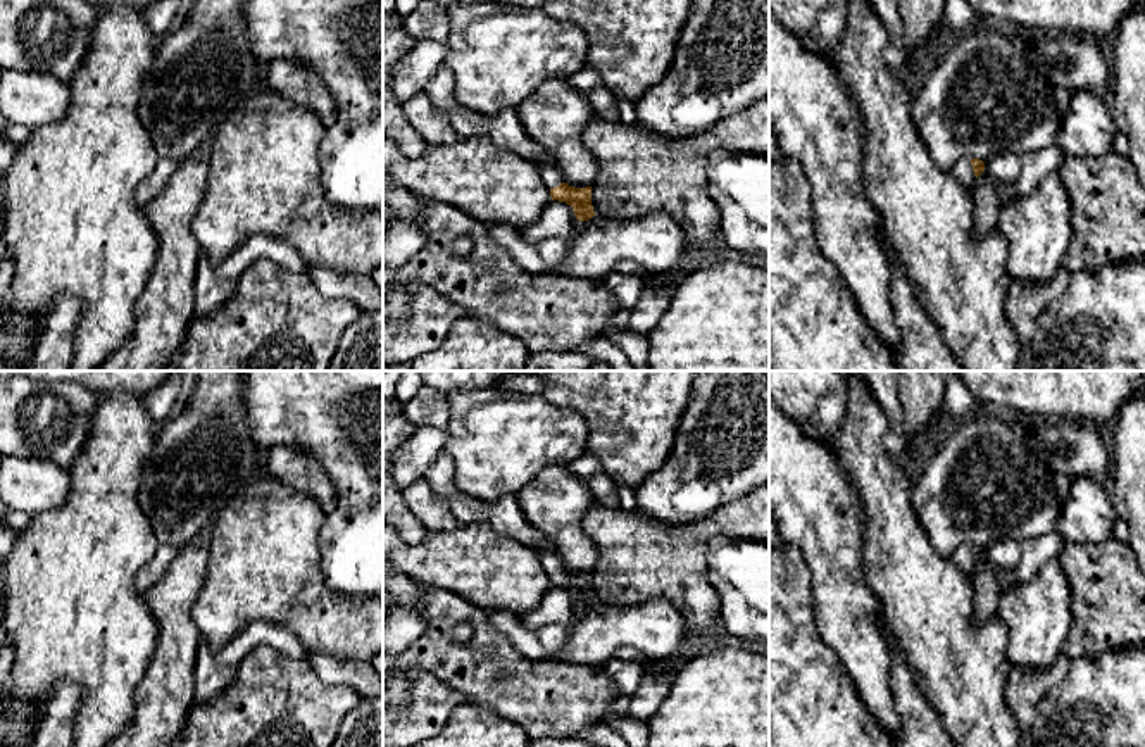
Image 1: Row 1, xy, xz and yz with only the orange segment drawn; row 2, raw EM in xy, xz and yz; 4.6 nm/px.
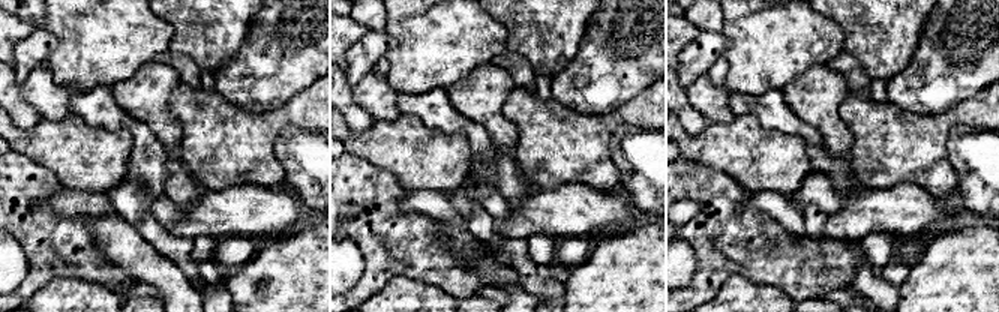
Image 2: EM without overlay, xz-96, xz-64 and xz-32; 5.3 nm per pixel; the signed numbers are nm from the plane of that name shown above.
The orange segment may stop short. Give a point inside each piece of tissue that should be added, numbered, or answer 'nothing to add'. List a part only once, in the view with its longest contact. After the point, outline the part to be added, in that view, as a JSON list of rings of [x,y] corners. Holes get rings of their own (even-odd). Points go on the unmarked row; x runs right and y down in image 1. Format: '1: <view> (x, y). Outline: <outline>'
1: yz (963, 556). Outline: [[[960,545],[952,556],[950,559],[960,568],[960,571],[973,578],[974,571],[976,571],[976,562],[971,552],[971,545]]]

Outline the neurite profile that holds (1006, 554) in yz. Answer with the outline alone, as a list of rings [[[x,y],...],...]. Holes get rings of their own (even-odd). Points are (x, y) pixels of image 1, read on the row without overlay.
[[[1012,538],[997,542],[985,549],[985,557],[997,568],[1005,578],[1009,578],[1023,559],[1023,543]]]

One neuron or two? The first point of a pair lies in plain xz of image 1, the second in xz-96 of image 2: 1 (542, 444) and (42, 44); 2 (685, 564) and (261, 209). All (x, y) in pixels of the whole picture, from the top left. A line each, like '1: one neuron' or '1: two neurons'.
1: two neurons
2: two neurons

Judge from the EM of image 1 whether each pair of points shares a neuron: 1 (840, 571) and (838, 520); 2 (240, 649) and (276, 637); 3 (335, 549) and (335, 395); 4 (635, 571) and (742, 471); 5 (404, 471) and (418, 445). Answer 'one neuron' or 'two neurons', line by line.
1: one neuron
2: one neuron
3: one neuron
4: two neurons
5: one neuron

